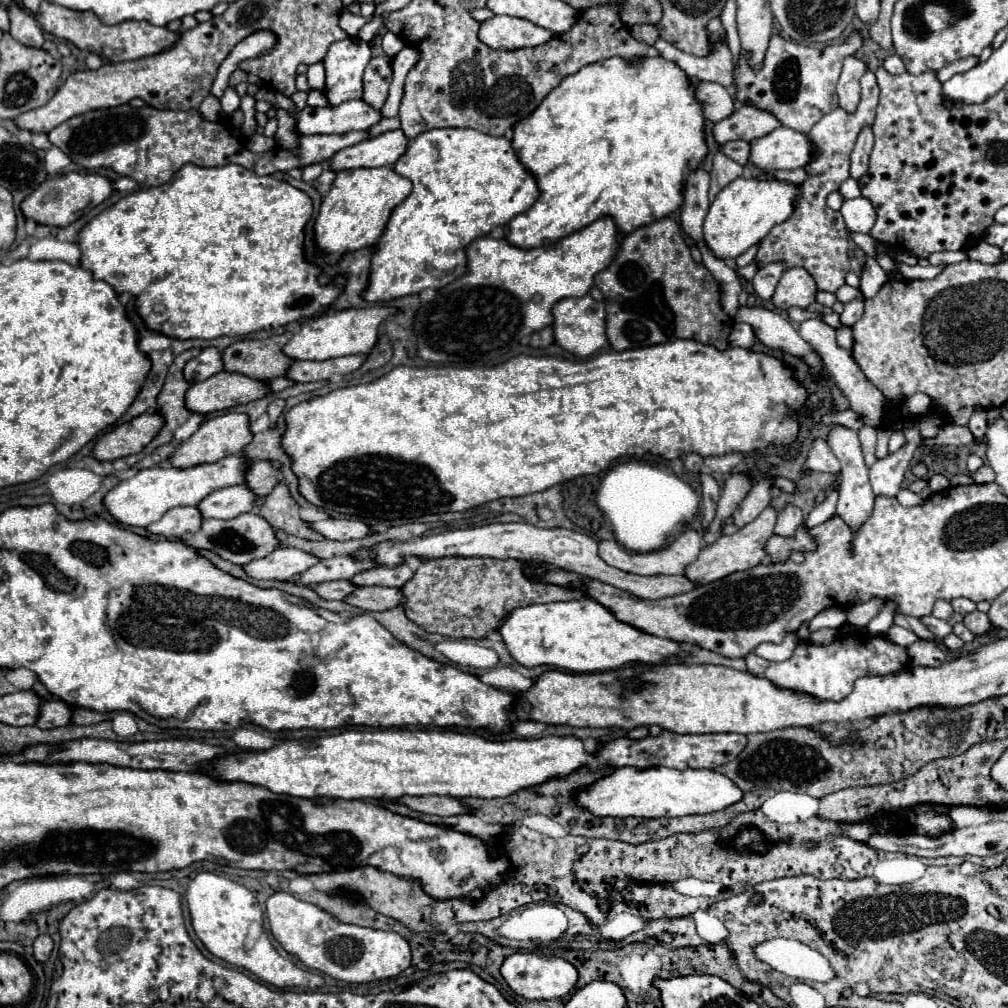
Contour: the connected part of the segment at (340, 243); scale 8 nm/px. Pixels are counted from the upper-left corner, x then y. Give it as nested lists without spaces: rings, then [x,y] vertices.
[[[359,168],[359,170],[343,170],[337,174],[329,194],[325,196],[325,200],[321,202],[319,208],[319,216],[315,218],[315,244],[319,248],[321,258],[327,264],[335,264],[339,262],[347,252],[355,252],[361,248],[369,248],[375,246],[379,236],[385,230],[385,224],[393,212],[395,206],[399,206],[411,192],[411,182],[399,174],[393,172],[393,168]]]

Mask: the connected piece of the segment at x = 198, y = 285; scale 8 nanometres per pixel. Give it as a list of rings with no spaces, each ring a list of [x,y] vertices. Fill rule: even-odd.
[[[185,164],[181,170],[177,170],[173,174],[171,184],[165,182],[157,188],[147,188],[147,190],[127,194],[117,204],[113,204],[105,212],[97,214],[93,220],[89,220],[89,224],[85,224],[85,228],[81,228],[81,232],[77,236],[77,246],[81,248],[79,266],[85,270],[91,270],[97,280],[105,280],[115,290],[115,294],[119,294],[119,296],[131,294],[135,298],[137,314],[143,318],[147,328],[153,332],[159,332],[159,334],[165,334],[165,336],[177,338],[177,340],[187,340],[187,338],[213,340],[219,336],[245,336],[245,334],[251,334],[257,330],[271,330],[271,328],[285,326],[285,324],[301,320],[301,318],[311,318],[317,312],[321,312],[323,308],[331,306],[333,300],[343,292],[343,288],[345,288],[343,276],[339,276],[335,282],[327,284],[321,280],[319,268],[305,262],[305,258],[303,258],[303,228],[309,222],[311,214],[313,214],[311,198],[305,192],[293,188],[291,184],[287,184],[283,180],[275,180],[271,176],[259,176],[259,174],[245,170],[243,166],[237,166],[237,164],[227,164],[227,166],[219,166],[219,168],[201,168],[195,164]]]

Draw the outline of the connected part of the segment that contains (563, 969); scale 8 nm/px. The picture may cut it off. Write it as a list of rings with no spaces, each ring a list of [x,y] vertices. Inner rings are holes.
[[[515,952],[501,964],[501,976],[509,984],[509,988],[527,998],[527,1000],[553,1000],[563,998],[569,992],[573,992],[577,982],[577,970],[573,964],[569,964],[563,958],[557,956],[539,956],[533,952]]]

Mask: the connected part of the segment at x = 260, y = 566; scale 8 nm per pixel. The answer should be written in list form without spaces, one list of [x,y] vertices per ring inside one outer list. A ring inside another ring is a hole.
[[[275,548],[269,556],[261,560],[251,560],[249,564],[243,564],[243,570],[247,576],[255,580],[293,580],[293,576],[305,572],[313,564],[317,564],[319,558],[313,554],[307,554],[297,548]]]

